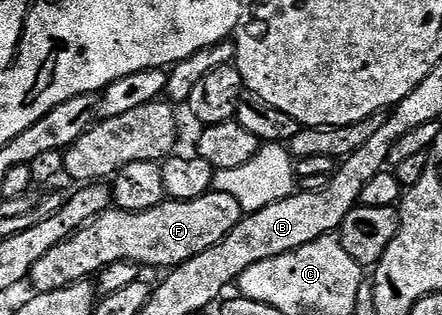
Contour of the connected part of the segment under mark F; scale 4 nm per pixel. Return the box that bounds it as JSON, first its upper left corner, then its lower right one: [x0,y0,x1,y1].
[30,190,244,292]

